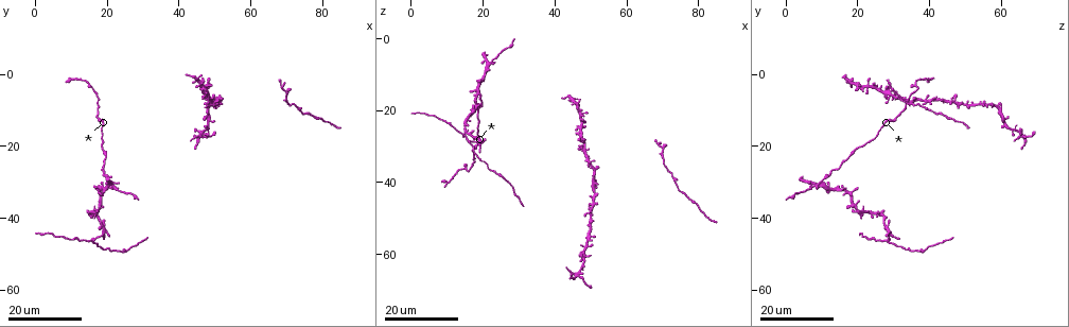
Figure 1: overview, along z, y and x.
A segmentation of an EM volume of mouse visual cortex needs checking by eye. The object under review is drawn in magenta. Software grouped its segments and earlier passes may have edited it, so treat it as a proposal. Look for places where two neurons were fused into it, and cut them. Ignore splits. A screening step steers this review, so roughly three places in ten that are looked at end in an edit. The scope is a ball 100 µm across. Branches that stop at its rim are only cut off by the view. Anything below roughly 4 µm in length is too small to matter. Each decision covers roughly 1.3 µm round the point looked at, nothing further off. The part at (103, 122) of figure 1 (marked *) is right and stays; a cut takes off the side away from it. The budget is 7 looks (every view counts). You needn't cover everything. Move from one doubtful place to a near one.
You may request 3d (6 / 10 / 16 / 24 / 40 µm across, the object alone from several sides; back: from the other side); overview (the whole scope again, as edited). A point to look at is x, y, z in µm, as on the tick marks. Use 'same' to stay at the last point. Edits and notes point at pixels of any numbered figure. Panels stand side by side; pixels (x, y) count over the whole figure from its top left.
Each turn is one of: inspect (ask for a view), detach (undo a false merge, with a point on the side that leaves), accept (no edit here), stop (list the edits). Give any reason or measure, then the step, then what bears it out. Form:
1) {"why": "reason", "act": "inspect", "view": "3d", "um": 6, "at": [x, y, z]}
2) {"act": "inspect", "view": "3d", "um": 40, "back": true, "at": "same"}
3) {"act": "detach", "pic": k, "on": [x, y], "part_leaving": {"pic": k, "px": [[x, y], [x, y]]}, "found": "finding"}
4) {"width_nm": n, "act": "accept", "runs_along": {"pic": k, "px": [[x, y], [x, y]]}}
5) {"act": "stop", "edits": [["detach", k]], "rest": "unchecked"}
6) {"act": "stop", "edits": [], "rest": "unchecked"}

{"why": "four-way junction", "act": "inspect", "view": "3d", "um": 24, "at": [46.0, 18.0, 66.5]}

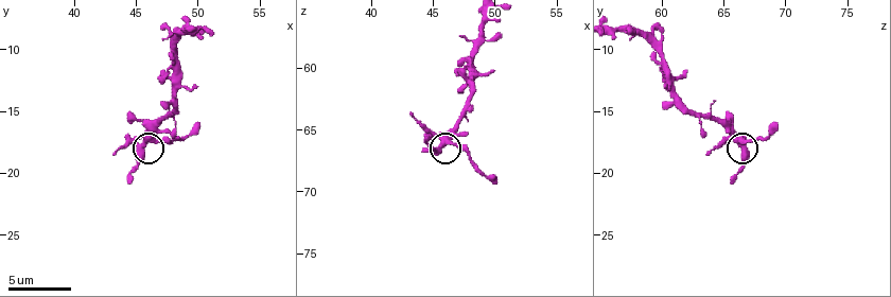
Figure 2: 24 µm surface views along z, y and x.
{"act": "inspect", "view": "3d", "um": 6, "at": [46.2, 17.2, 66.0]}

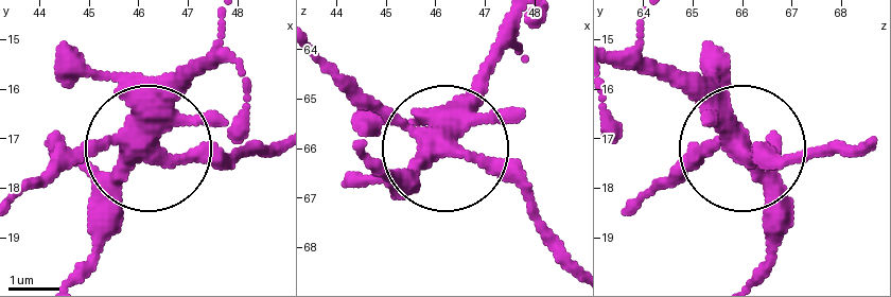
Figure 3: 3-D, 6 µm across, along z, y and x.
{"width_nm": 360, "act": "accept", "found": "one neuron here"}

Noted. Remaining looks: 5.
{"act": "inspect", "view": "3d", "um": 16, "at": [51.0, 6.5, 36.5]}

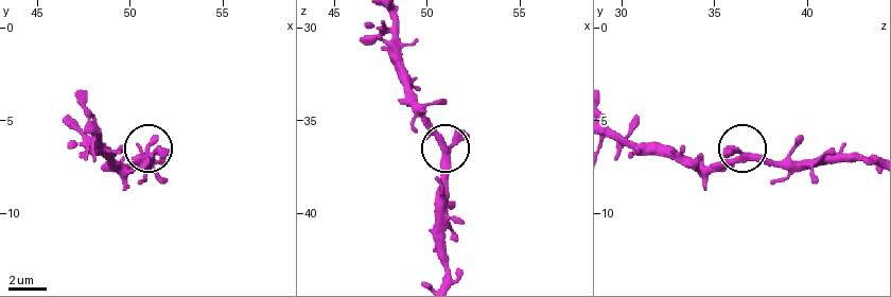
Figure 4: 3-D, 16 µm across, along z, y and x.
{"why": "closer look", "act": "inspect", "view": "3d", "um": 6, "at": [51.1, 6.8, 36.6]}

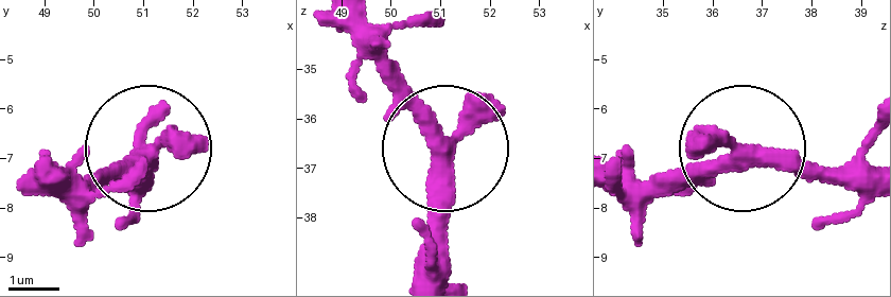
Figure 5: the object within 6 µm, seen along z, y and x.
{"arms": 3, "act": "accept", "found": "one neuron here"}

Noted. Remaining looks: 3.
{"why": "thin arm on a thick one", "act": "inspect", "view": "3d", "um": 16, "at": [15.5, 46.5, 28.5]}

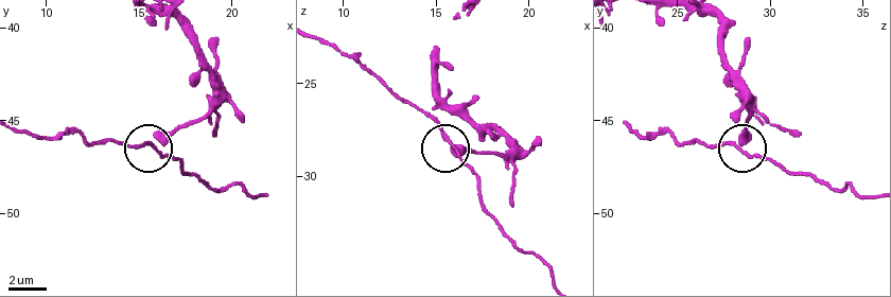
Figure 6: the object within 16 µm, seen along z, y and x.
{"act": "inspect", "view": "3d", "um": 6, "at": [16.1, 46.7, 28.6]}

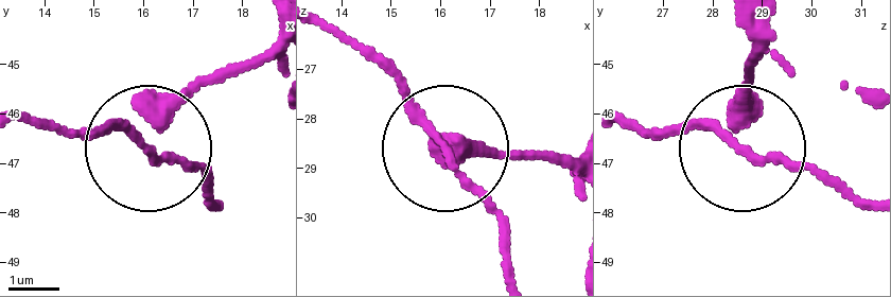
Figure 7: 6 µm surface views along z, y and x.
{"arms": 3, "act": "accept", "found": "one neuron here"}

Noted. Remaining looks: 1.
{"act": "stop", "edits": [], "rest": "unchecked"}

